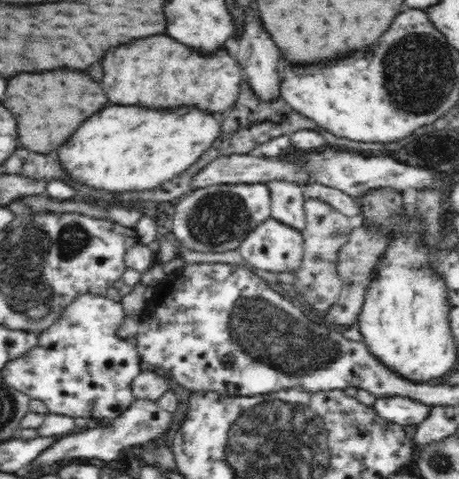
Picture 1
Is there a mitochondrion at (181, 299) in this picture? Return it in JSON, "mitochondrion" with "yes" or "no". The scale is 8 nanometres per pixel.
{"mitochondrion":"no"}

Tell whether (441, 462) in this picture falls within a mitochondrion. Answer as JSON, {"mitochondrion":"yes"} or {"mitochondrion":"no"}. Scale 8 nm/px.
{"mitochondrion":"yes"}

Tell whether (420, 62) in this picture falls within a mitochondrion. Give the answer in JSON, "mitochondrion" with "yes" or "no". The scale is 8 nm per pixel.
{"mitochondrion":"yes"}

